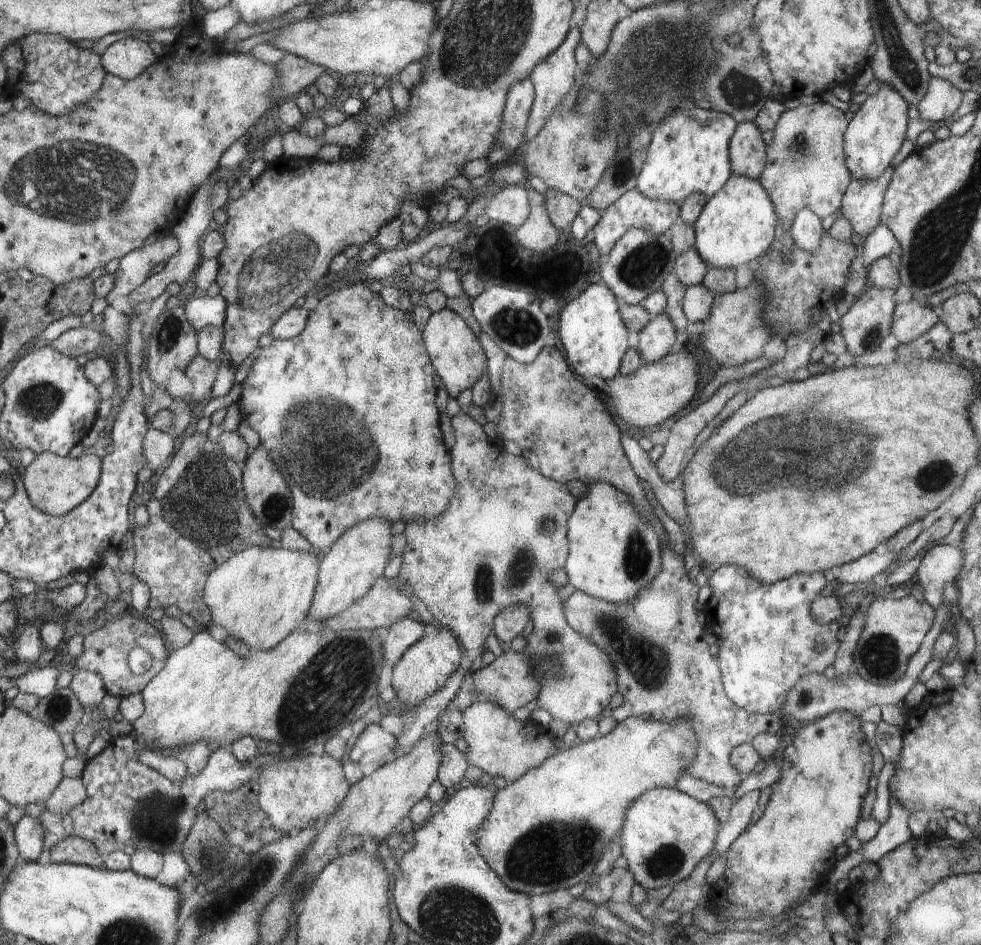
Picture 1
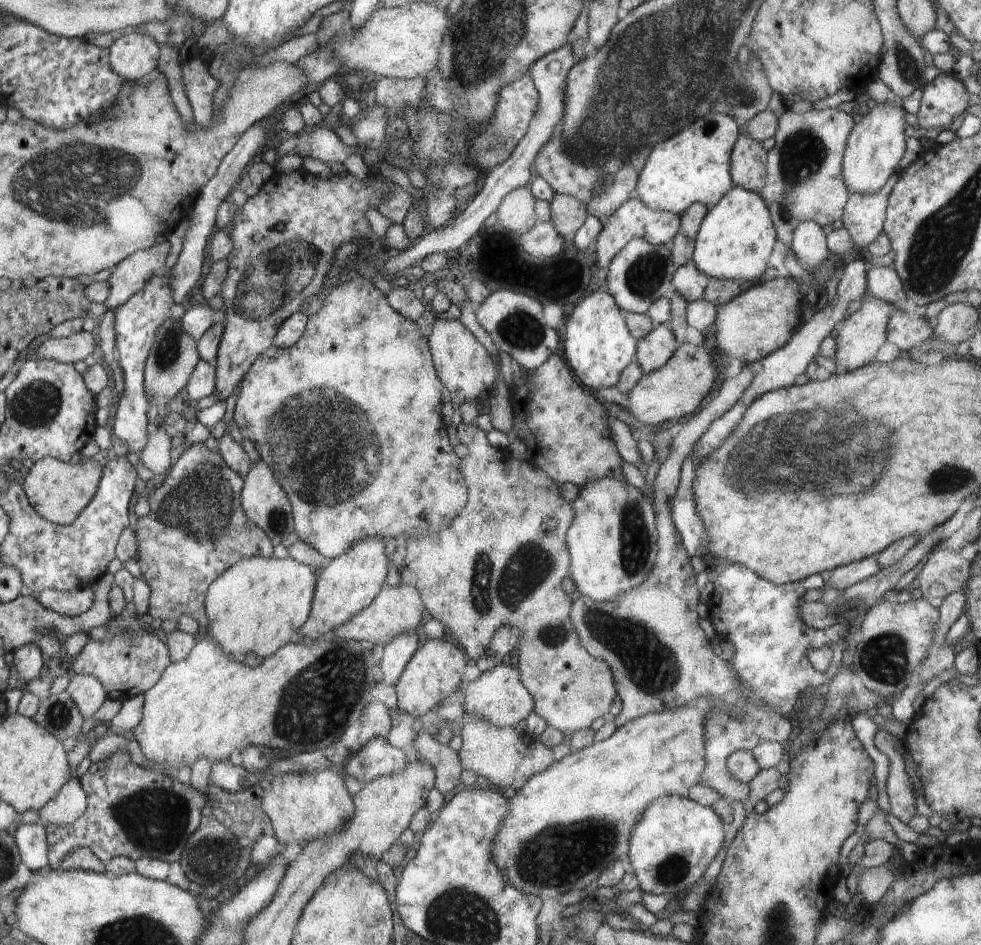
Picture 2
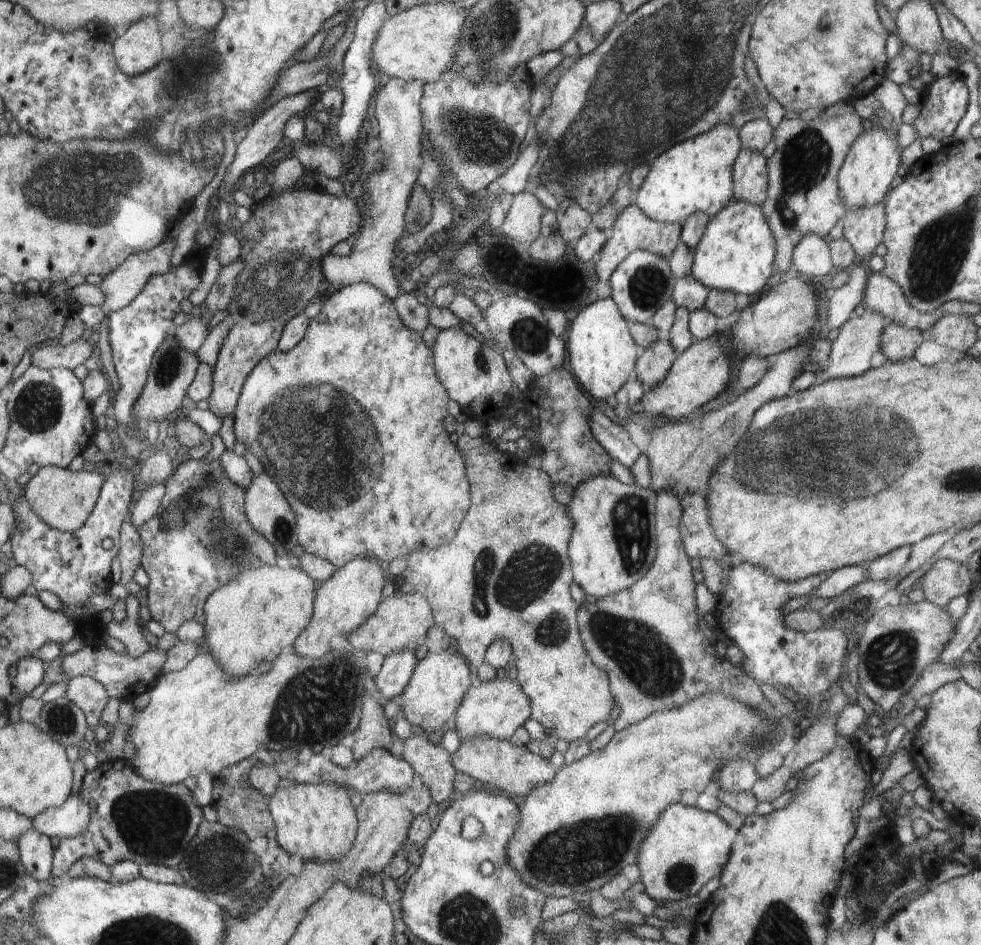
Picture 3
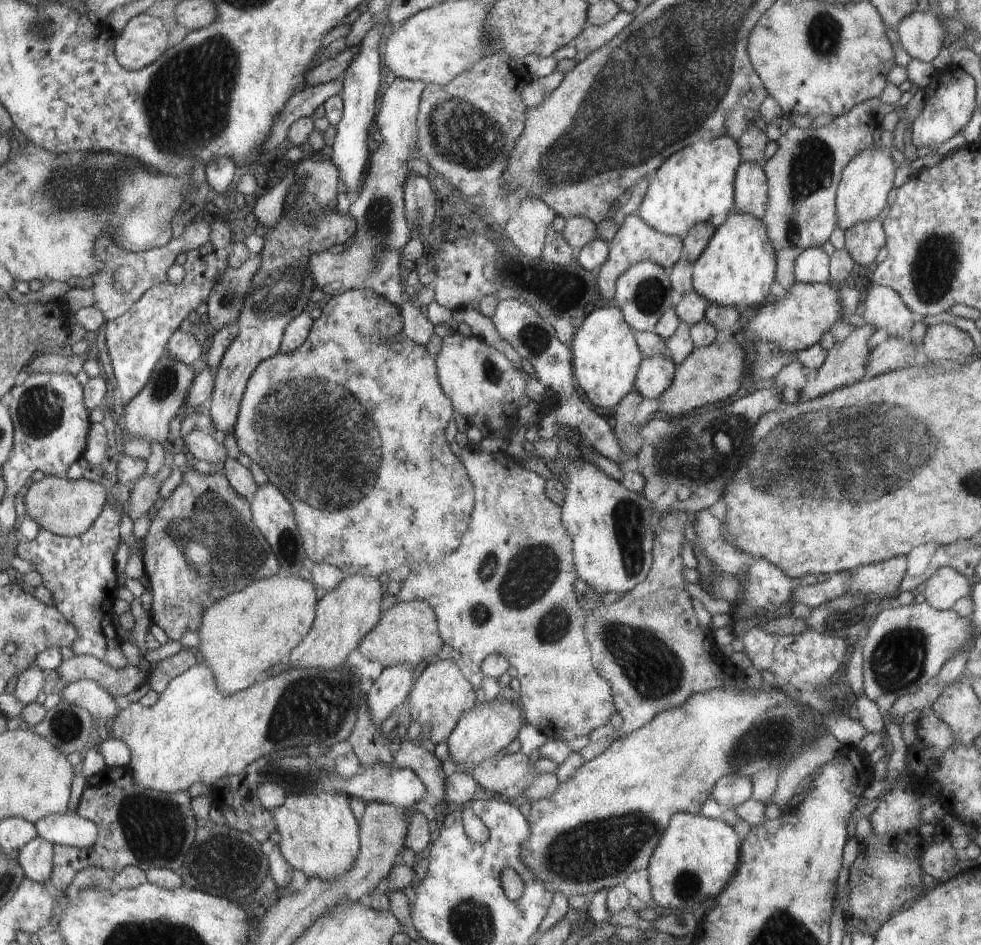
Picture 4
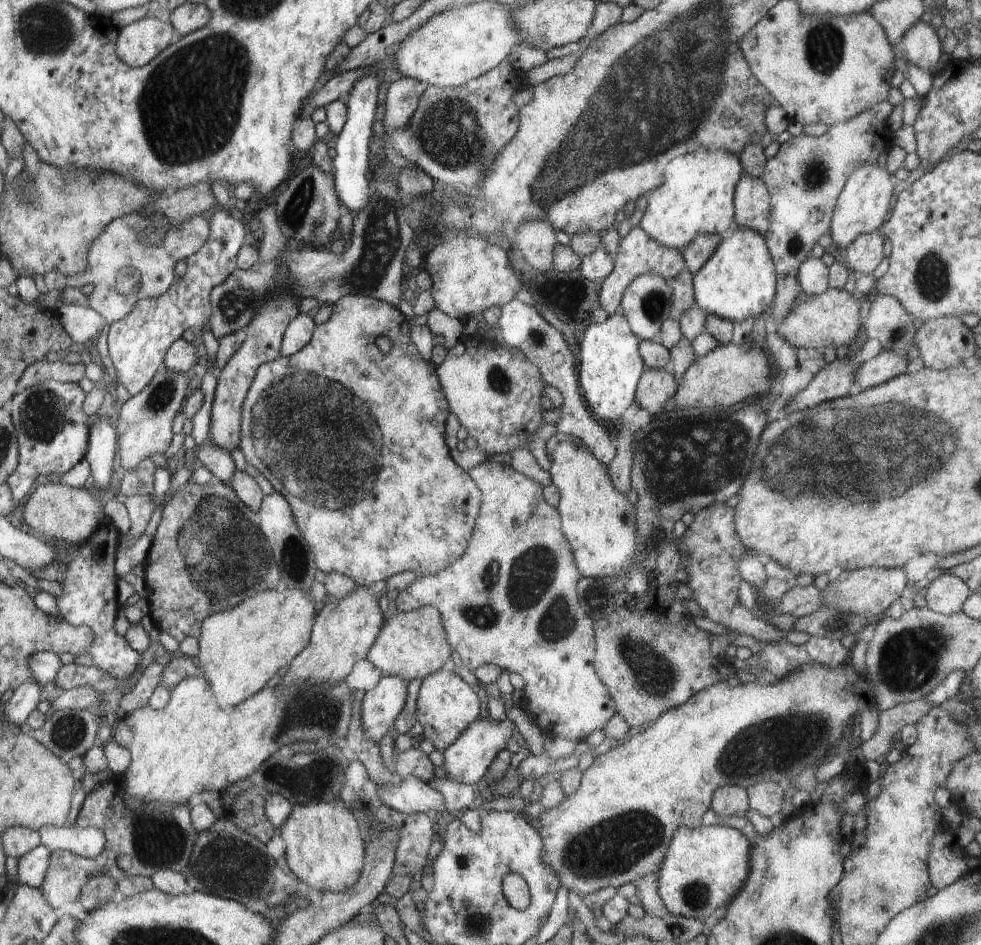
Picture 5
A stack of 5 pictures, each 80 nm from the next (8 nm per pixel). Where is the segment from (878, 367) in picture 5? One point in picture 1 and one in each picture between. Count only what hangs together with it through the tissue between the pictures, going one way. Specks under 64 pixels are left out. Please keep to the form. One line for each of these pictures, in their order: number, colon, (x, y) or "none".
1: (910, 321)
2: (903, 331)
3: (897, 343)
4: (893, 354)

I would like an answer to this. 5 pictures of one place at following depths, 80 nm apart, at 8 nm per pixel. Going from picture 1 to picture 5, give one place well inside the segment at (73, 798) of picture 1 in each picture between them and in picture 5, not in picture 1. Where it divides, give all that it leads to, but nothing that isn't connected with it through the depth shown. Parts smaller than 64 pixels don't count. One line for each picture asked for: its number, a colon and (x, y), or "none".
2: (70, 804)
3: (70, 820)
4: (75, 831)
5: (88, 842)

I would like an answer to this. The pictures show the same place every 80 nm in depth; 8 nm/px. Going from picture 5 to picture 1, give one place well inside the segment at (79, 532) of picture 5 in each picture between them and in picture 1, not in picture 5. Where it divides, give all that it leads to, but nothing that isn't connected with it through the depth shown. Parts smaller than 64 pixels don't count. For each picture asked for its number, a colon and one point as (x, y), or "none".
1: (56, 485)
2: (60, 491)
3: (63, 499)
4: (69, 508)

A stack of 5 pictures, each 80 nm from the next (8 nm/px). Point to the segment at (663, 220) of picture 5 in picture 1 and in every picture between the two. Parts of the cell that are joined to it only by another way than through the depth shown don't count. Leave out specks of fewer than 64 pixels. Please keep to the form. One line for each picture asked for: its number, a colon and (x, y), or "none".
1: (689, 151)
2: (695, 166)
3: (695, 175)
4: (696, 187)

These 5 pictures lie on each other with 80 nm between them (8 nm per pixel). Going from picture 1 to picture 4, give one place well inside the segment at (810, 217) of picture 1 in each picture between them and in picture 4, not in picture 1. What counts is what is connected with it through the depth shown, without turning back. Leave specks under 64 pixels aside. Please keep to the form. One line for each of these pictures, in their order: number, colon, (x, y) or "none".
2: (809, 245)
3: (812, 259)
4: (812, 266)

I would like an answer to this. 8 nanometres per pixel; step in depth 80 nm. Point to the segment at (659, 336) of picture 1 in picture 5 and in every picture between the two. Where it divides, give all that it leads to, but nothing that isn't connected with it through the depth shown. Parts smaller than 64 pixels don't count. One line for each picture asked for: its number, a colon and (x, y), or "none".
2: (654, 351)
3: (652, 367)
4: (655, 374)
5: (656, 388)

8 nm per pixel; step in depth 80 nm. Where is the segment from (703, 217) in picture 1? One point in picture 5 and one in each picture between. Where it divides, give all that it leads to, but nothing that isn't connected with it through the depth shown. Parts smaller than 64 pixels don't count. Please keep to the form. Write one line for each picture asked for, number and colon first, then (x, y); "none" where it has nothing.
2: (735, 240)
3: (736, 253)
4: (736, 269)
5: (738, 282)

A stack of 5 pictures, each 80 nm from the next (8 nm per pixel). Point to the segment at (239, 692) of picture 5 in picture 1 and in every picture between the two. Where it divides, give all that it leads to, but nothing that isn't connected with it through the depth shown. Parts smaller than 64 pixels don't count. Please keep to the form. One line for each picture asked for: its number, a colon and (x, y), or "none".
1: (259, 596)
2: (260, 604)
3: (256, 617)
4: (241, 636)

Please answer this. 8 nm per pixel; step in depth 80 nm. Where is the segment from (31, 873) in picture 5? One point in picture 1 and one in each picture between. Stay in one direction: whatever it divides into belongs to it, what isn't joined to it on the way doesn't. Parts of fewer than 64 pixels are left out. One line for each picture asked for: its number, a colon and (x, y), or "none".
1: (29, 831)
2: (31, 840)
3: (35, 849)
4: (36, 858)

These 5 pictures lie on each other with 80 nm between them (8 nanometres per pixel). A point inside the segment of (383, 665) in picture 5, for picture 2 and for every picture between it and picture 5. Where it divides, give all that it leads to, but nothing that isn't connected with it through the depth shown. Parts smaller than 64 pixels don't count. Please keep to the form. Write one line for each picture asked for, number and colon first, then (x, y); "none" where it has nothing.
2: (398, 611)
3: (401, 623)
4: (407, 634)

